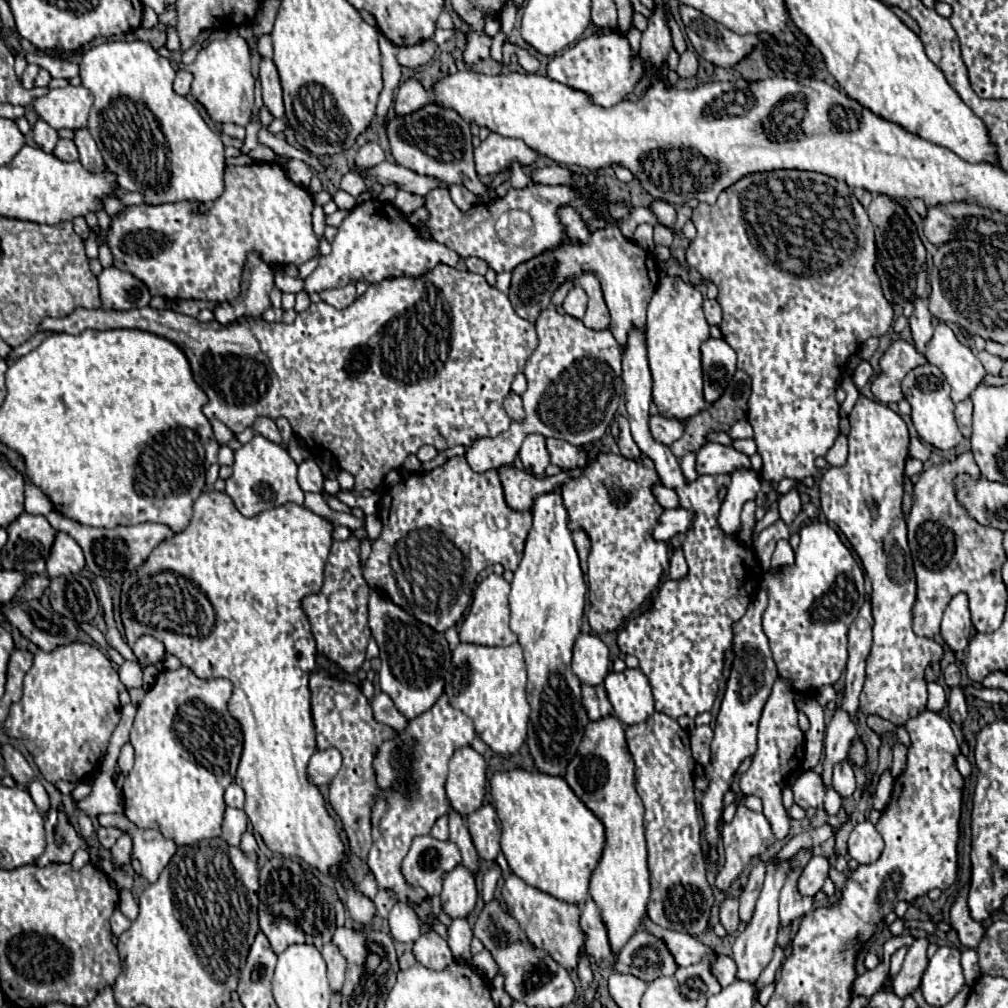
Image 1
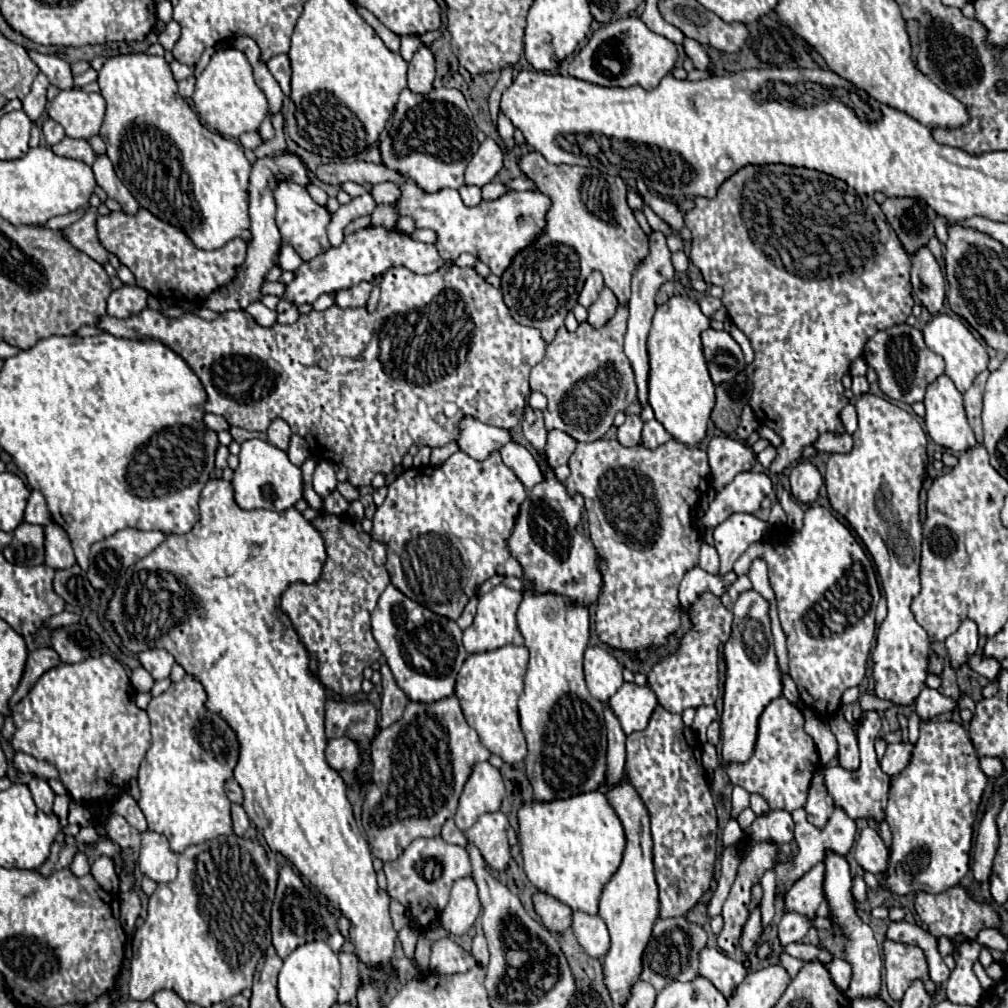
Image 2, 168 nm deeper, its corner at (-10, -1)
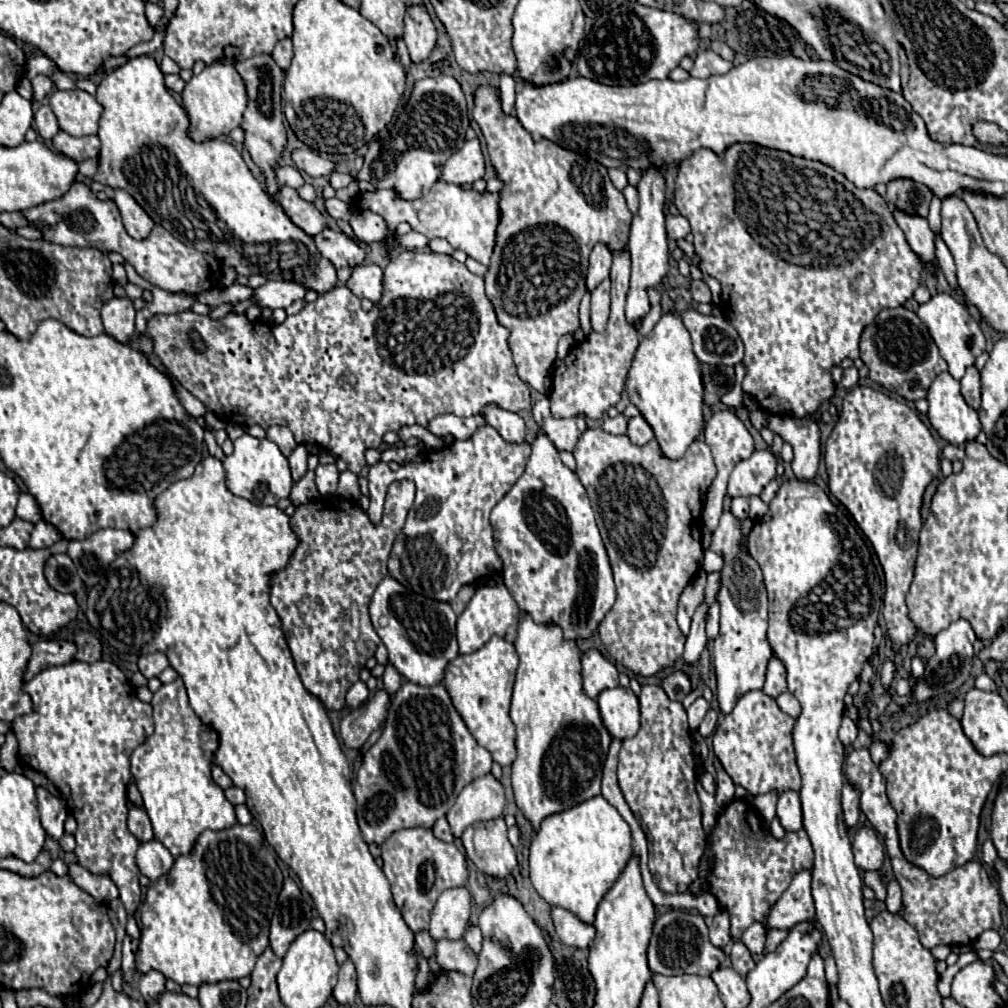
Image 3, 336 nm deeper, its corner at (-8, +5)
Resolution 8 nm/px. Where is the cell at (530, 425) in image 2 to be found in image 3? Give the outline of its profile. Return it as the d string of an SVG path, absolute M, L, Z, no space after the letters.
M545 434L537 436L531 446L533 452L525 472L491 510L493 540L495 550L503 562L505 586L517 606L527 612L537 624L559 626L565 640L589 640L615 602L615 584L607 550L595 524L595 512L577 474L561 462L557 448Z

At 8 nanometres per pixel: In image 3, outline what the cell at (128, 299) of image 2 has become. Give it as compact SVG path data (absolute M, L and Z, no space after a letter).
M113 298L101 310L105 334L121 344L129 344L135 334L135 308L129 298Z

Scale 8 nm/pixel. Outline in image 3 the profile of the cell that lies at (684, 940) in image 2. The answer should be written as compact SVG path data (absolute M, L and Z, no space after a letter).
M667 910L655 920L653 936L649 944L649 968L653 974L665 974L665 976L677 976L677 974L699 974L699 976L711 976L723 962L725 954L721 948L715 948L709 942L707 926L703 922L701 914L681 912L681 910Z

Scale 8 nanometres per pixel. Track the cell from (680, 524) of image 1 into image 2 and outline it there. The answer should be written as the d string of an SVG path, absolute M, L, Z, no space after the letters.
M737 474L735 480L715 496L705 514L697 516L697 528L715 528L735 512L757 512L769 490L771 480L767 474Z

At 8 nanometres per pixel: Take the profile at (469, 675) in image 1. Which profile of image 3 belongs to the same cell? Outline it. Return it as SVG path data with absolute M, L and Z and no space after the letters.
M493 636L483 648L473 654L457 656L451 660L443 672L443 684L453 700L453 706L461 714L463 722L467 724L471 736L483 746L493 762L501 766L511 766L517 750L515 750L515 728L509 718L509 704L511 704L511 690L515 682L519 658L515 646L499 636Z

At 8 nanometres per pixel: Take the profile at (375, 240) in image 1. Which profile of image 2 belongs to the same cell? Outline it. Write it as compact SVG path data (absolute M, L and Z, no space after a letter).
M367 226L345 236L339 248L331 248L327 250L327 254L321 254L319 258L301 264L297 268L297 278L287 286L285 298L291 300L295 306L301 306L305 302L313 304L321 294L335 294L339 290L357 286L359 282L373 282L373 278L381 278L389 268L395 266L405 266L415 274L431 274L437 268L443 268L445 260L439 256L433 244L417 242L397 228Z

